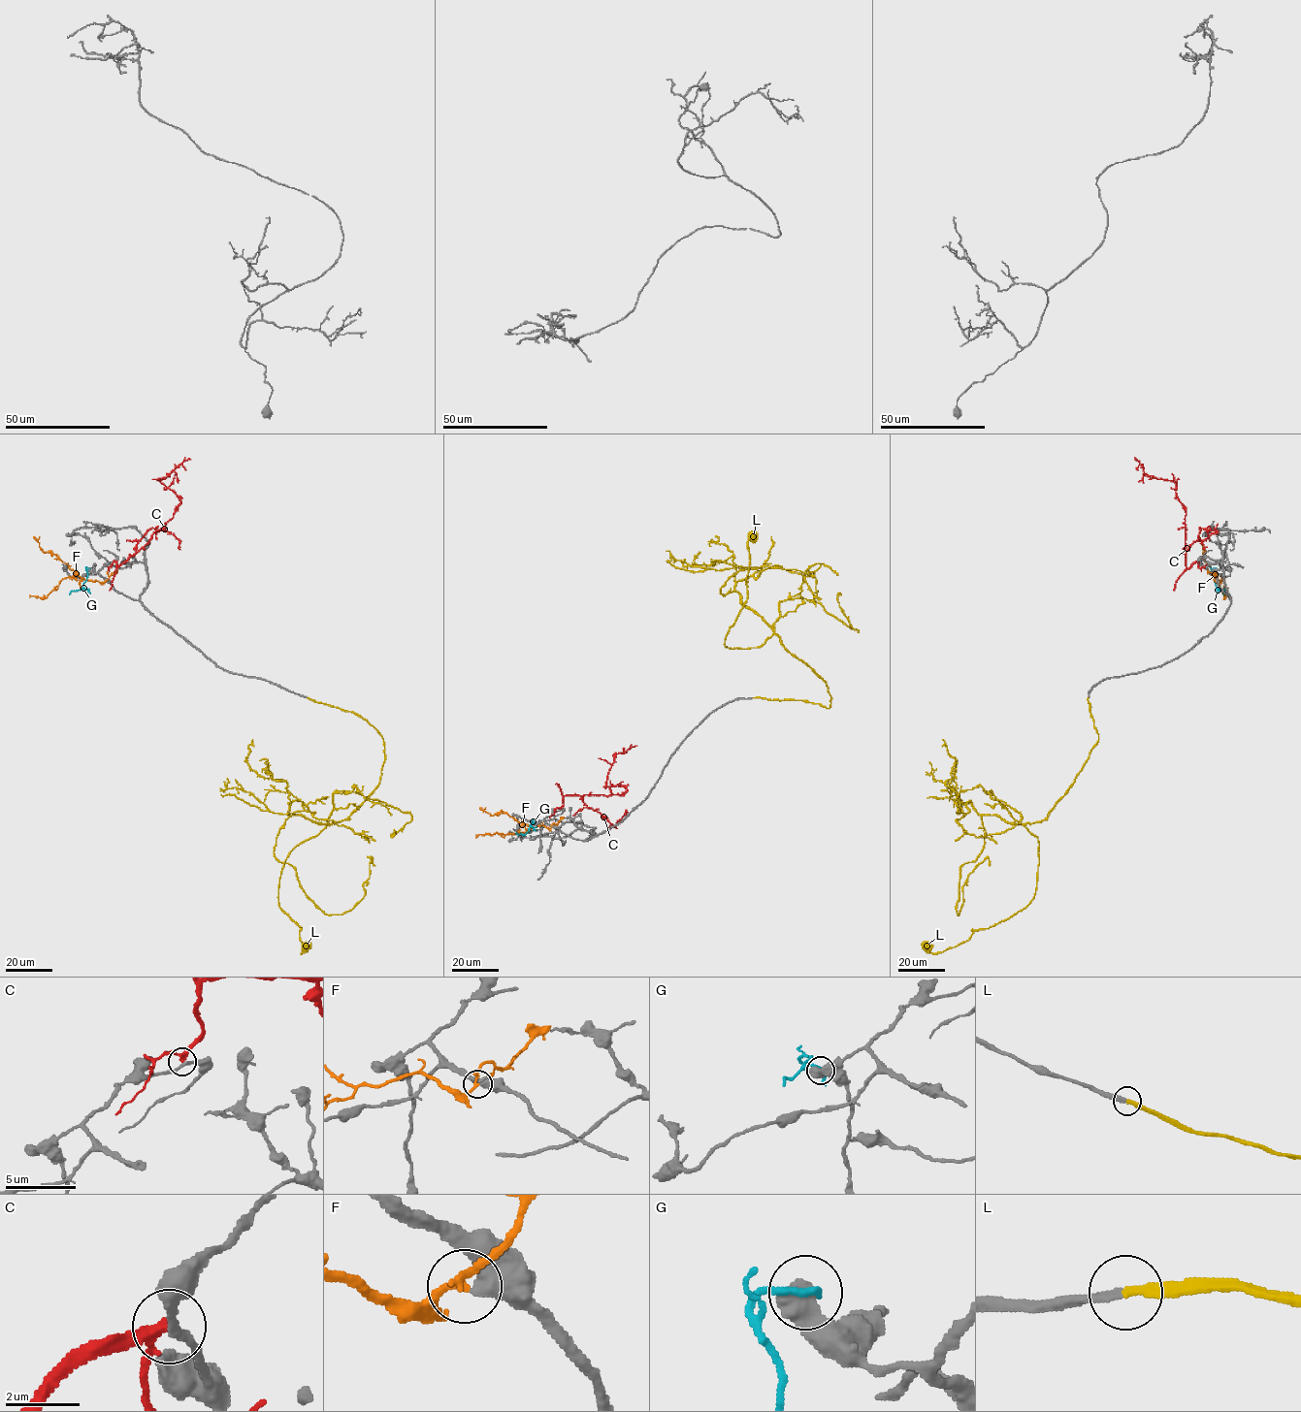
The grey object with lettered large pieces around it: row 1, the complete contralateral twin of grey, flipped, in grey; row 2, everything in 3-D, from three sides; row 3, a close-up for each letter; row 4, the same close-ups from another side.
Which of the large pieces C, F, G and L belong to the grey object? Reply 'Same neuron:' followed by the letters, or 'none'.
Same neuron: L

